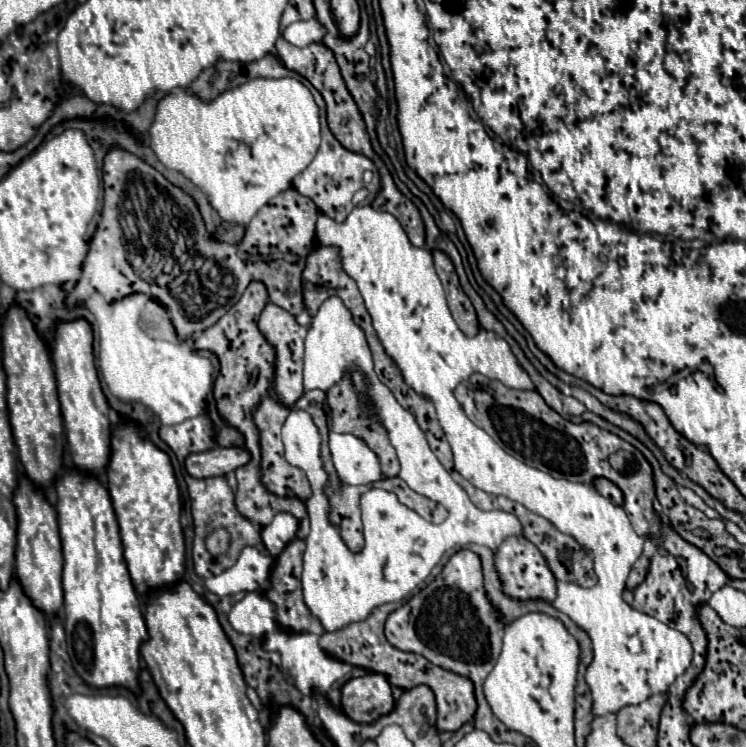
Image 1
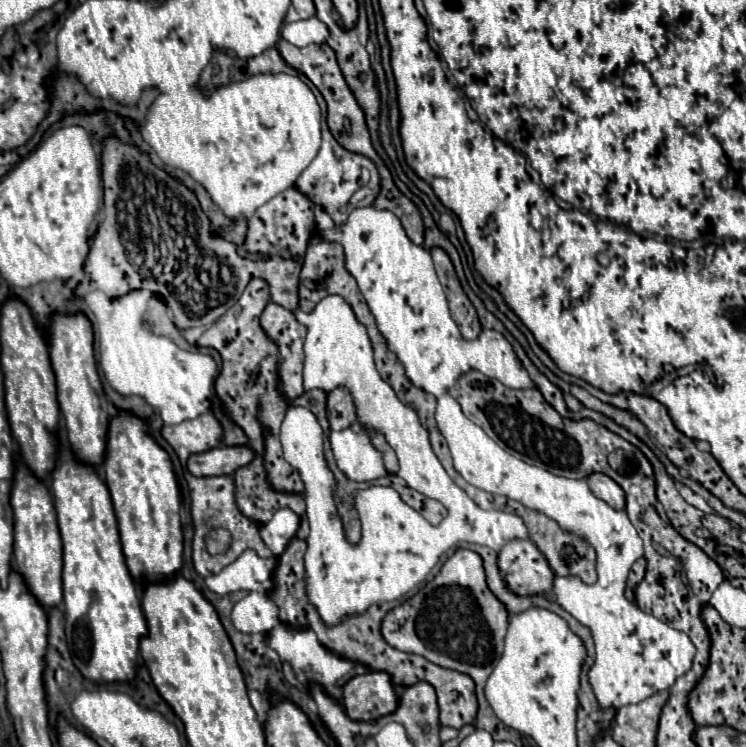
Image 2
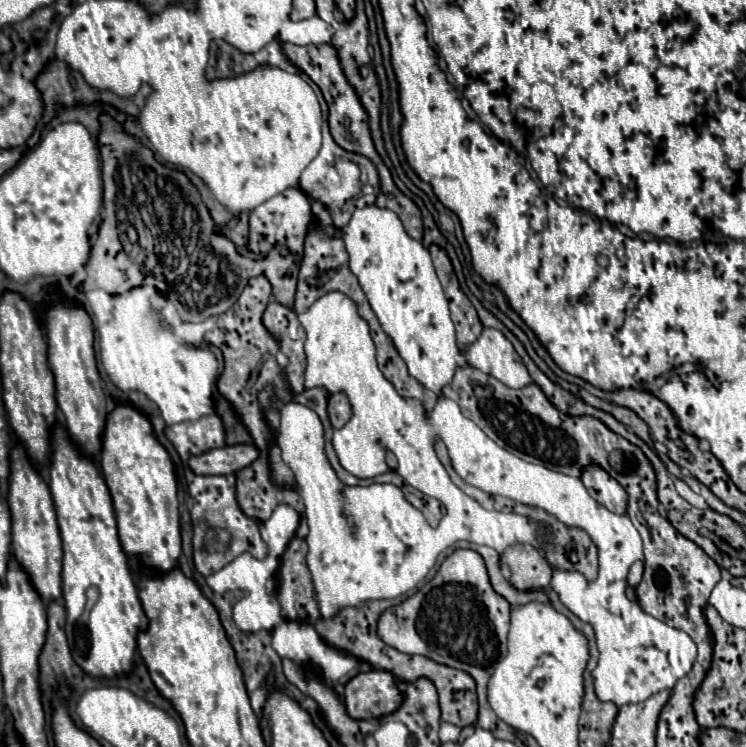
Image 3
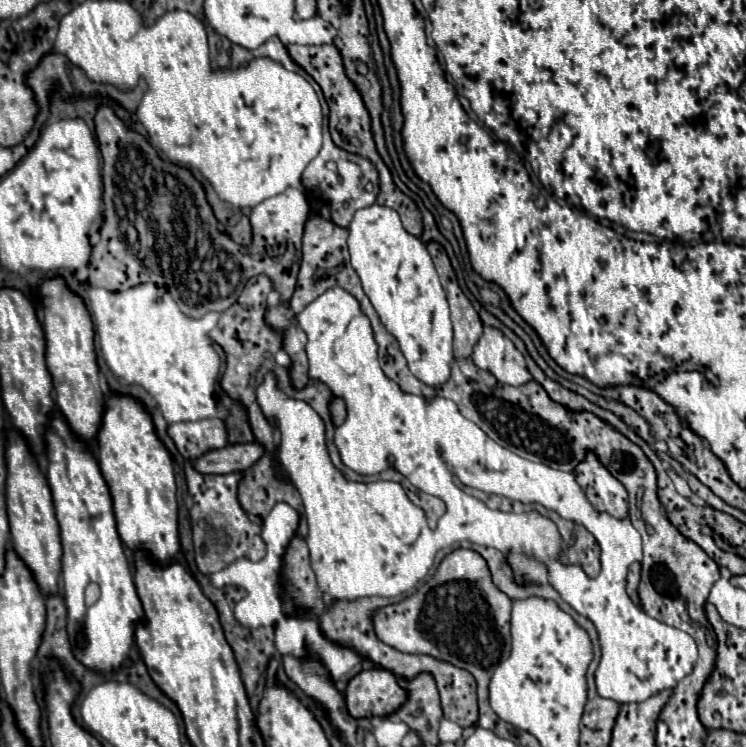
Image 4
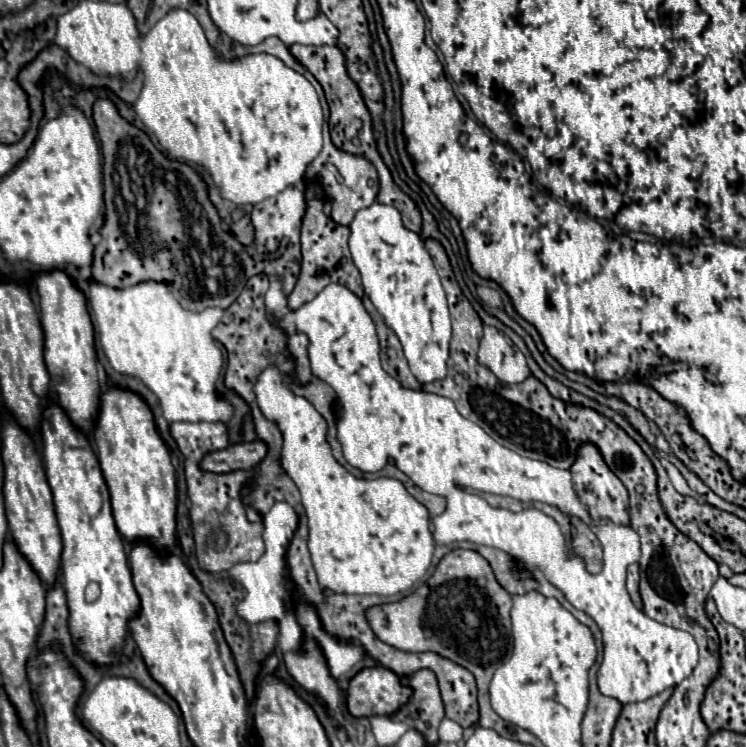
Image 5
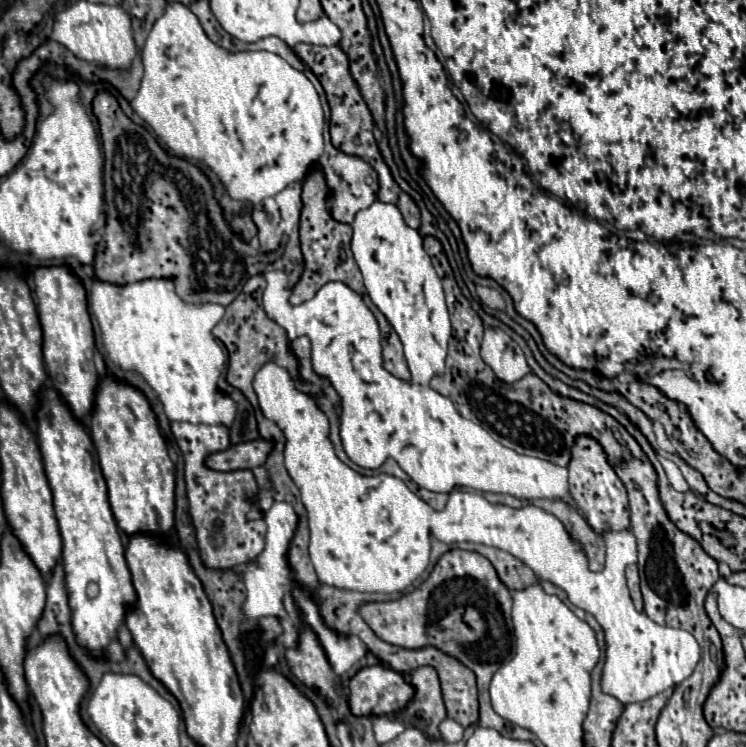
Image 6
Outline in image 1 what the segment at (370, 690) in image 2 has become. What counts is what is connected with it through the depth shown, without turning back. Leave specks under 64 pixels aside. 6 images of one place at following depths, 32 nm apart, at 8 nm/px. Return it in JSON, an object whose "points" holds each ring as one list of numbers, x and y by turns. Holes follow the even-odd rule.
{"points":[[382,674,352,678,342,686,342,710,354,722,372,724,392,708,392,690]]}

